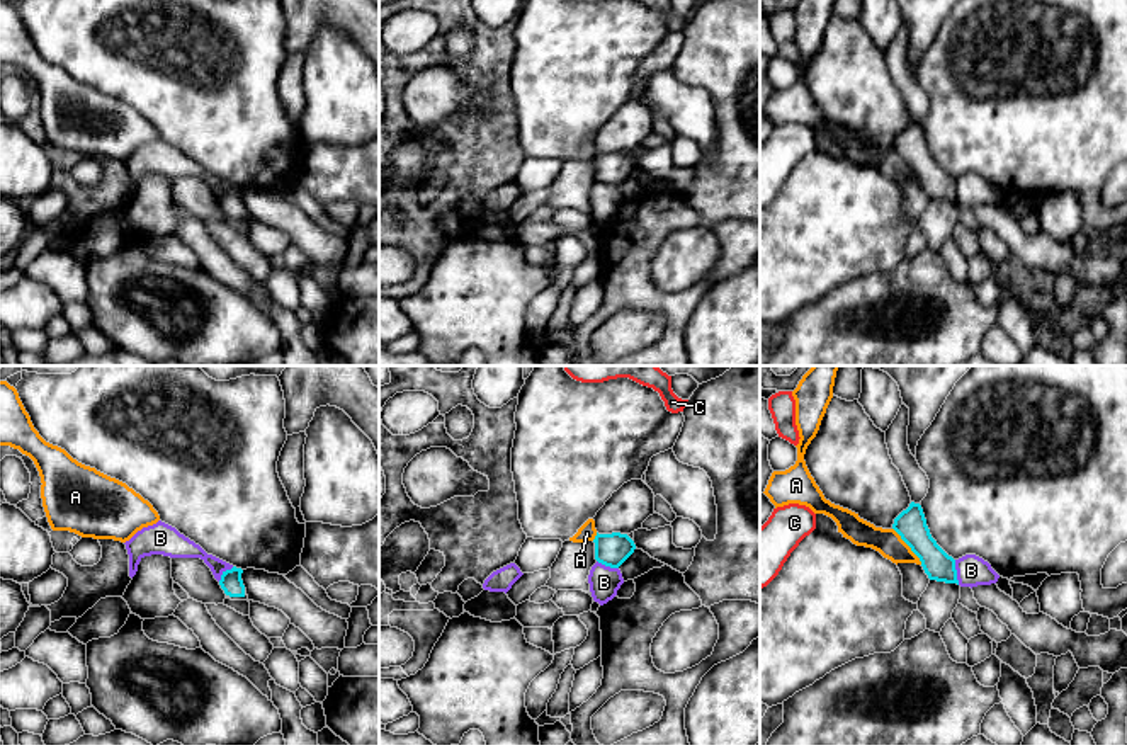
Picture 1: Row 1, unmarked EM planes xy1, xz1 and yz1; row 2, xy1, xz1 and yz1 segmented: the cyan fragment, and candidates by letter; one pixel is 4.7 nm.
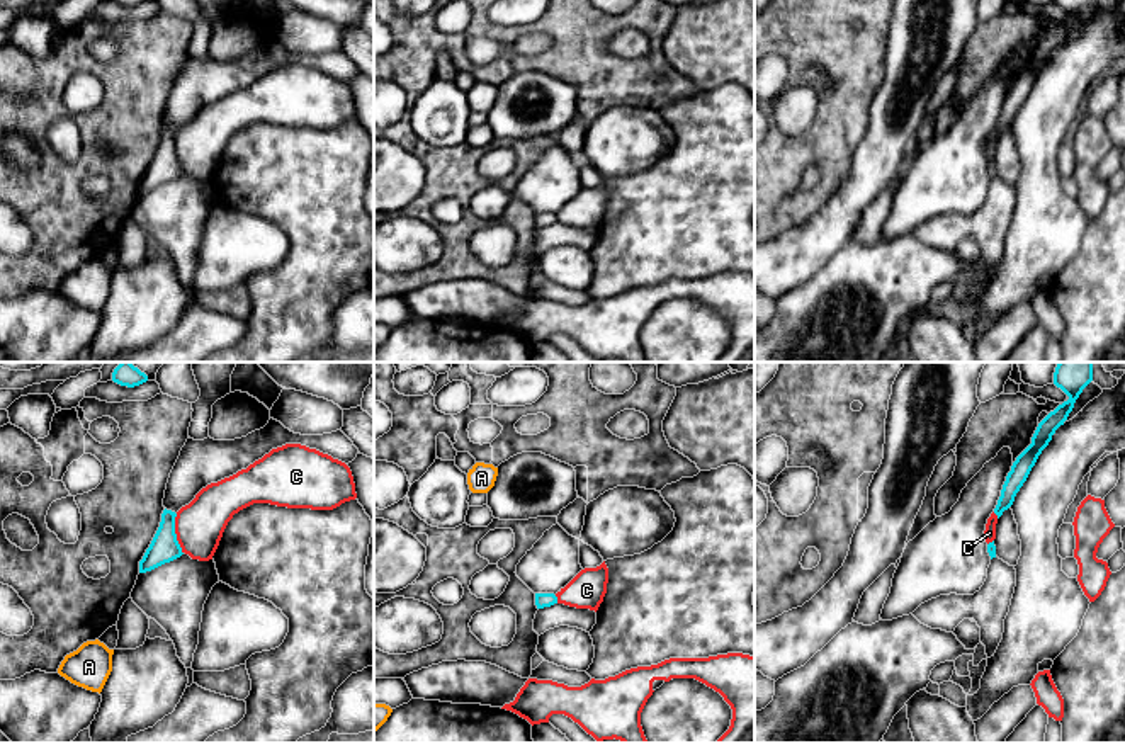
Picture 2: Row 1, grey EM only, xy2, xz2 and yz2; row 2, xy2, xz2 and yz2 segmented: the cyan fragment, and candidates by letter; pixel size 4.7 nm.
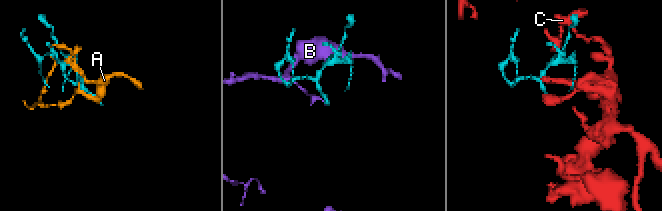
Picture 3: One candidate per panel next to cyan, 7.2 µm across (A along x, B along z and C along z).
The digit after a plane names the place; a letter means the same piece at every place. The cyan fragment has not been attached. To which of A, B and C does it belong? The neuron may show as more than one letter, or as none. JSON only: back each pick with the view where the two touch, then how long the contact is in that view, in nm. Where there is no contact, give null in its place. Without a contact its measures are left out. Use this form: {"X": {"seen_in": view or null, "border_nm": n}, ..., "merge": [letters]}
{"merge": []}

